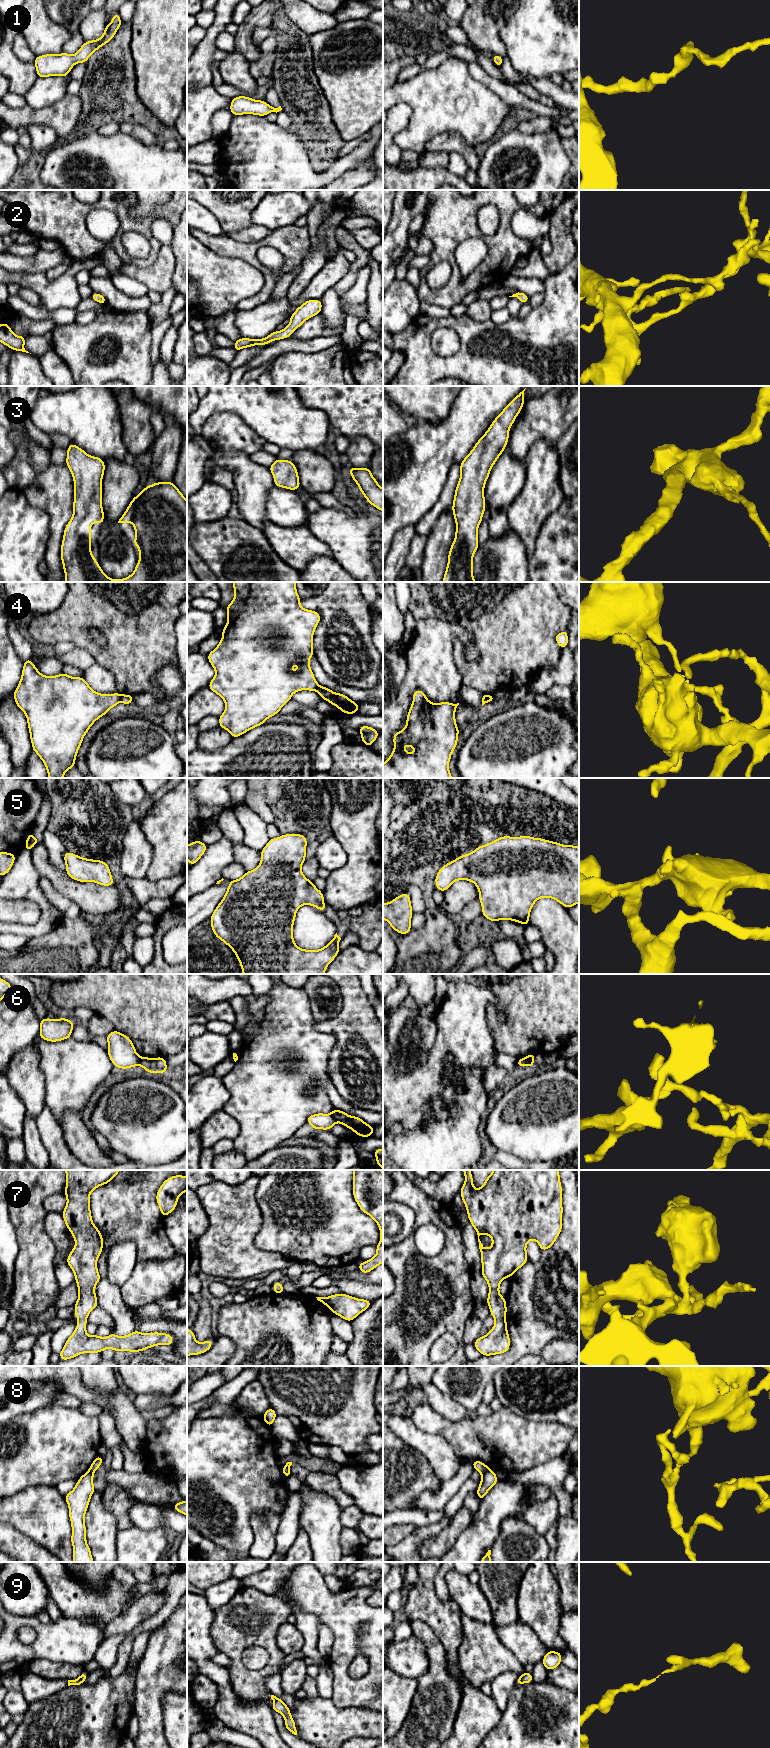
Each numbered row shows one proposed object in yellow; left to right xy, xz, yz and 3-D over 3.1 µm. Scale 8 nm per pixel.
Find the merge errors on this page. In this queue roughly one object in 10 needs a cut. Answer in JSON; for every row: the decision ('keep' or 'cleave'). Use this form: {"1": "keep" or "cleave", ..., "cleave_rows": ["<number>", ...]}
{"1": "keep", "2": "keep", "3": "keep", "4": "cleave", "5": "keep", "6": "cleave", "7": "keep", "8": "cleave", "9": "cleave", "cleave_rows": ["4", "6", "8", "9"]}

